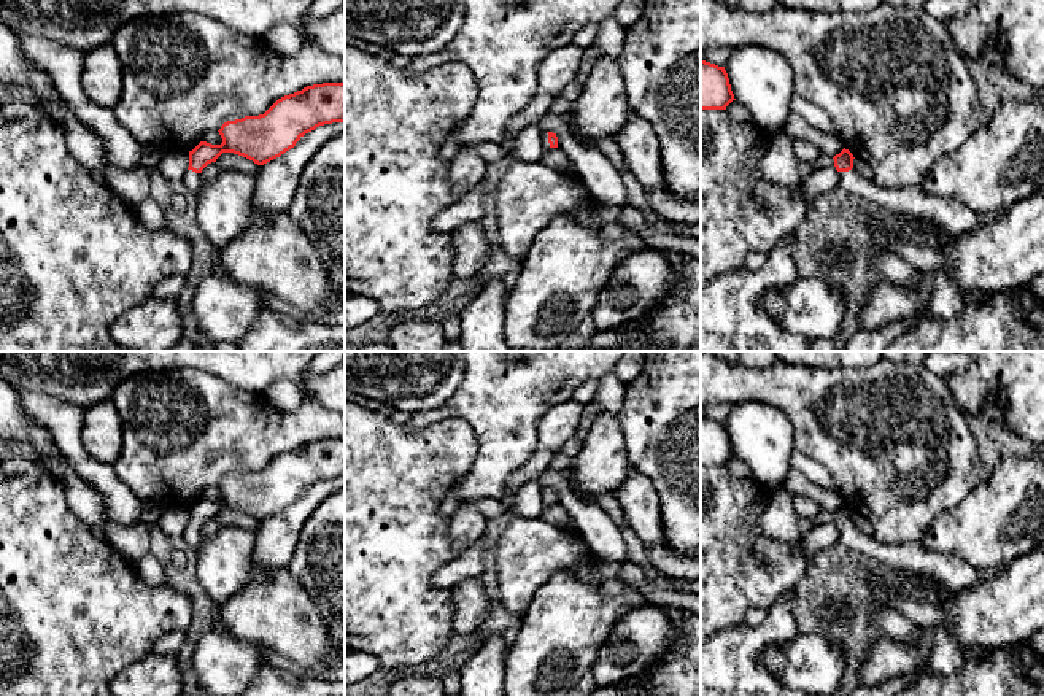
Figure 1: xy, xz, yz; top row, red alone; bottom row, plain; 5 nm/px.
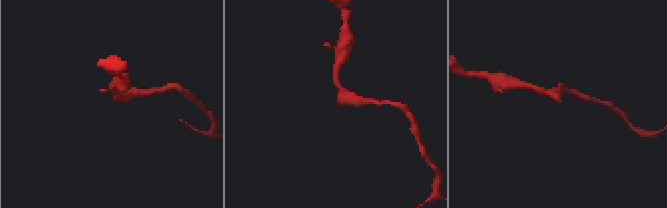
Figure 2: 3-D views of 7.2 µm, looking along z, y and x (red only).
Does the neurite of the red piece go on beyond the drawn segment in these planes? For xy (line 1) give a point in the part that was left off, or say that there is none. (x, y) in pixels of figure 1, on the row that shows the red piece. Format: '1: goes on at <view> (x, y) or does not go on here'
1: goes on at xy (191, 183)

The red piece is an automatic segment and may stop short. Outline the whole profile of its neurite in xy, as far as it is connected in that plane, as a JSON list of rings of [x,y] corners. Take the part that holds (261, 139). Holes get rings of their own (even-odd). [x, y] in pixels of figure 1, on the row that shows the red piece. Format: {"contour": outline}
{"contour": [[[323,83],[278,99],[264,114],[227,121],[218,130],[222,143],[200,141],[189,151],[189,167],[181,181],[186,194],[197,194],[202,170],[222,153],[234,153],[264,165],[319,126],[345,122],[345,83]]]}

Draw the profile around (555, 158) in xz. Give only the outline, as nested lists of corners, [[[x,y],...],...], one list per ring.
[[[551,148],[551,149],[545,151],[542,154],[540,162],[543,162],[545,165],[550,165],[551,168],[555,168],[558,172],[577,175],[572,162],[566,156],[566,153],[559,148]]]

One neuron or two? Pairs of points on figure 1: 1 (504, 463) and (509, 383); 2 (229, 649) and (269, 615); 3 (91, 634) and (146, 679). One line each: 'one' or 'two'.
1: one
2: two
3: two

